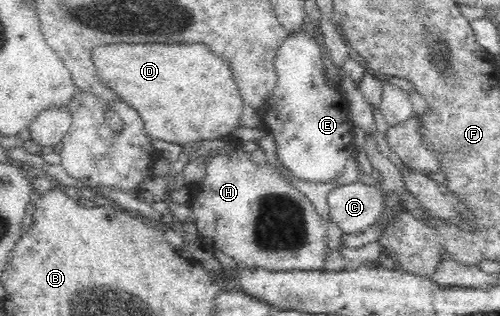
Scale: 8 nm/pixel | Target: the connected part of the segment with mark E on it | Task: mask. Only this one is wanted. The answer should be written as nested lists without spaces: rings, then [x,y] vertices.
[[[308,29],[305,31],[297,31],[297,33],[290,35],[286,41],[283,41],[283,45],[280,46],[274,59],[274,66],[277,74],[275,90],[266,102],[267,105],[261,115],[261,123],[267,130],[267,133],[274,137],[277,148],[276,156],[281,162],[281,165],[284,165],[284,167],[291,172],[293,177],[298,177],[303,181],[328,182],[337,179],[337,177],[340,177],[345,171],[345,163],[347,163],[349,157],[355,153],[356,149],[355,144],[353,144],[353,133],[351,132],[355,125],[352,123],[350,117],[350,104],[345,100],[343,92],[341,92],[337,86],[333,86],[329,81],[329,78],[327,78],[327,75],[325,74],[325,65],[323,64],[323,53],[321,51],[322,48],[316,43],[313,34]]]

